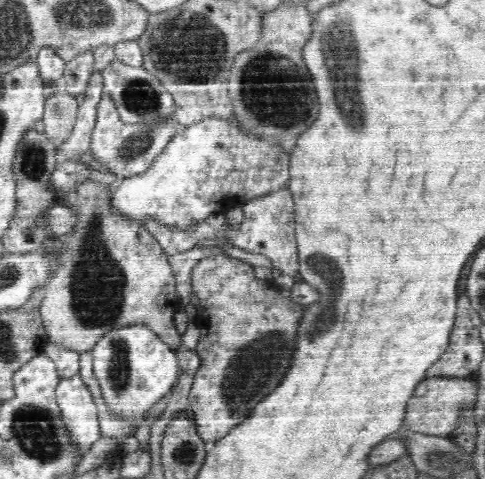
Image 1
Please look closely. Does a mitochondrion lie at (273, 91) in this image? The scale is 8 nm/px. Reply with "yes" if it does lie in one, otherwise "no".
yes

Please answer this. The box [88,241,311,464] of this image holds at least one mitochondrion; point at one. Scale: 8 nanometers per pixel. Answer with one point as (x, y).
(246, 378)

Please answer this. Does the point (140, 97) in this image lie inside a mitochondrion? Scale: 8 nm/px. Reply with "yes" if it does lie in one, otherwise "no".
yes

